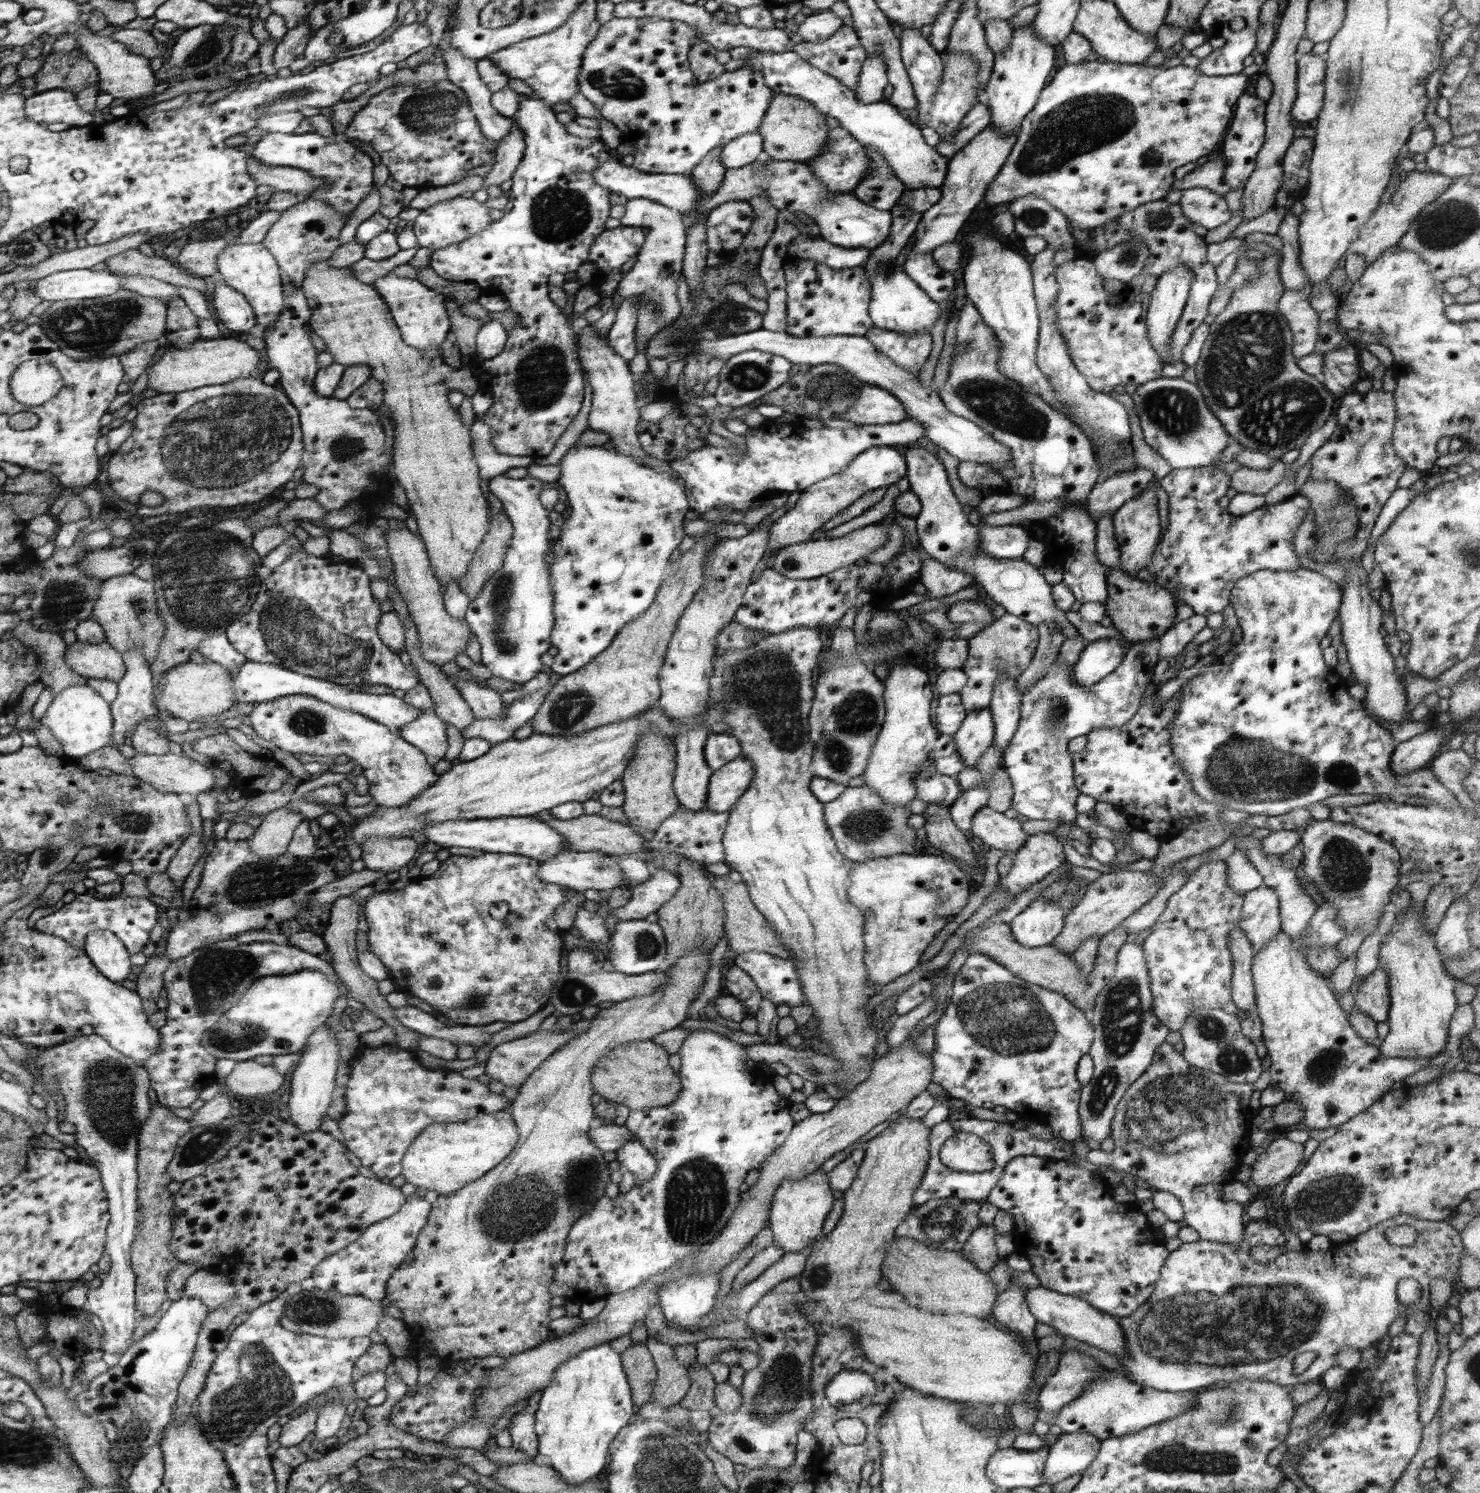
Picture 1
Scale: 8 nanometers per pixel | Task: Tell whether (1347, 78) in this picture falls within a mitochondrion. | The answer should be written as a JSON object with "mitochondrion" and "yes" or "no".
{"mitochondrion":"yes"}

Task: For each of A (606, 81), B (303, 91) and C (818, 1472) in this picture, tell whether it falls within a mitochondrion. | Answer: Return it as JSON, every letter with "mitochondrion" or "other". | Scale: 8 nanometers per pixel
{"A":"mitochondrion","B":"mitochondrion","C":"other"}

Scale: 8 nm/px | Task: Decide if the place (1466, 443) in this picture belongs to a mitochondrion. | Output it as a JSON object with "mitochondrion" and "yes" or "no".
{"mitochondrion":"no"}

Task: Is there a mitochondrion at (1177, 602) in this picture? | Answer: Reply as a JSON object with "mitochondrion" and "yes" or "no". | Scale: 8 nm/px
{"mitochondrion":"no"}

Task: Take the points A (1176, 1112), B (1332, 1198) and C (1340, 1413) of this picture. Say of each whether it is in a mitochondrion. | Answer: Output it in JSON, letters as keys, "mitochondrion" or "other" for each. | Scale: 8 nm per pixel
{"A":"mitochondrion","B":"mitochondrion","C":"other"}

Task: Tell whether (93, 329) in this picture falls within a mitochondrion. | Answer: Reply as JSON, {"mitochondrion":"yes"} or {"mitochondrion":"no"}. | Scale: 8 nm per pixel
{"mitochondrion":"yes"}

